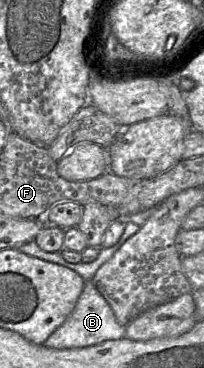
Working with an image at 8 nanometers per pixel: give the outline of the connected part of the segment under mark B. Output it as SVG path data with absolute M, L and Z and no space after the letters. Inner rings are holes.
M125 221L125 230L119 241L111 247L101 248L97 258L90 263L69 263L64 260L60 252L43 251L35 241L24 243L17 248L17 250L26 255L69 268L79 274L84 281L83 291L79 296L74 310L65 322L43 343L44 346L58 350L85 348L99 345L108 340L117 340L125 337L125 326L117 321L111 306L94 286L93 278L100 266L111 259L126 240L134 235L139 229L140 227L138 225Z

